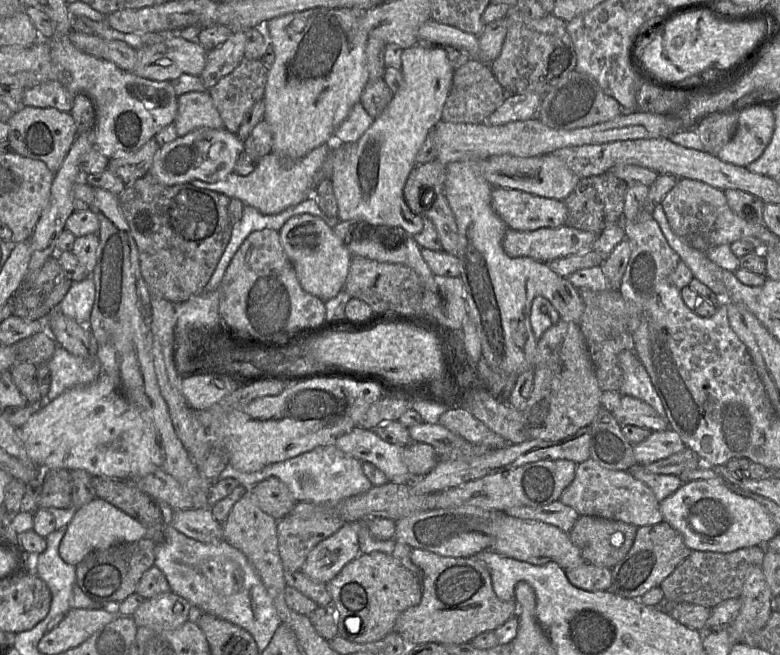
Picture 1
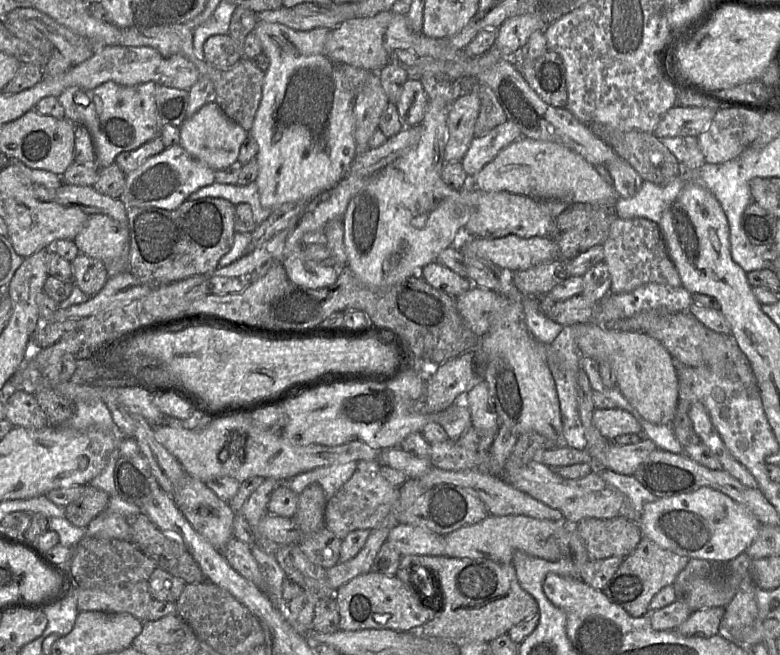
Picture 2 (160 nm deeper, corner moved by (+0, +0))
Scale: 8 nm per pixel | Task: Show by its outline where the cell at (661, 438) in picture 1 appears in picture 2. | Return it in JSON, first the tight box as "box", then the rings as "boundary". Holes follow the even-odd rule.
{"box":[604,437,656,475],"boundary":[[[647,437],[629,445],[611,442],[605,453],[604,468],[623,475],[633,475],[638,466],[656,449],[655,443]]]}

